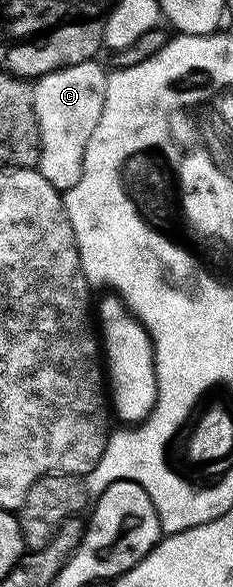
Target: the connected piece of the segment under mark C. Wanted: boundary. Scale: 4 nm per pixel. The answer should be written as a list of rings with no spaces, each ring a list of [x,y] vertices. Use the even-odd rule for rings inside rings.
[[[97,60],[85,61],[79,65],[69,65],[63,69],[57,69],[54,73],[46,73],[43,77],[33,82],[34,90],[34,115],[38,124],[40,147],[38,148],[39,173],[52,183],[59,191],[70,189],[78,182],[84,167],[84,151],[92,139],[92,131],[96,131],[96,123],[100,123],[100,115],[104,111],[104,95],[108,80],[107,70],[98,66]]]

